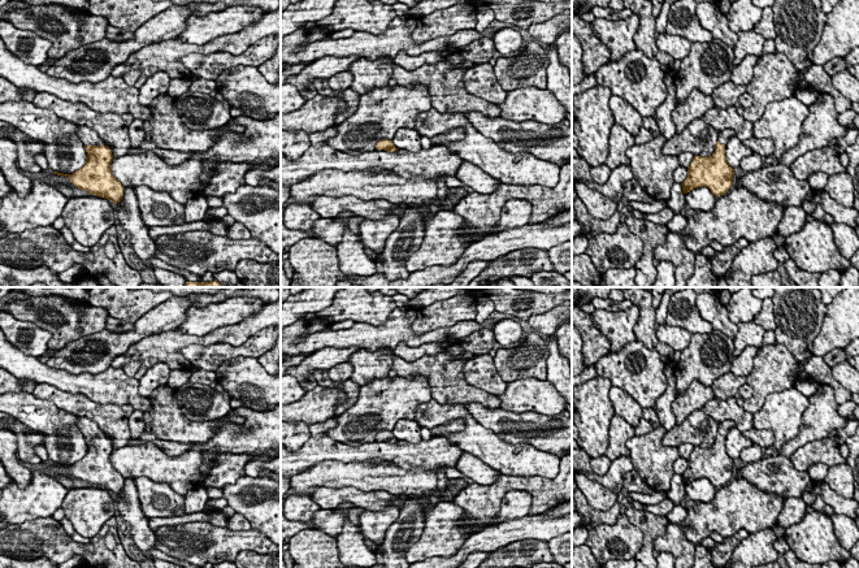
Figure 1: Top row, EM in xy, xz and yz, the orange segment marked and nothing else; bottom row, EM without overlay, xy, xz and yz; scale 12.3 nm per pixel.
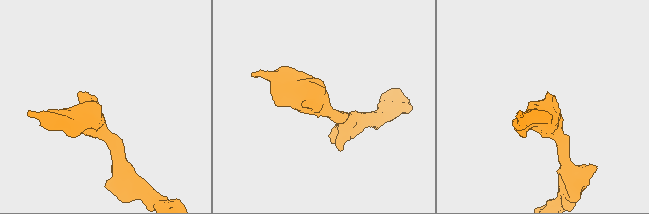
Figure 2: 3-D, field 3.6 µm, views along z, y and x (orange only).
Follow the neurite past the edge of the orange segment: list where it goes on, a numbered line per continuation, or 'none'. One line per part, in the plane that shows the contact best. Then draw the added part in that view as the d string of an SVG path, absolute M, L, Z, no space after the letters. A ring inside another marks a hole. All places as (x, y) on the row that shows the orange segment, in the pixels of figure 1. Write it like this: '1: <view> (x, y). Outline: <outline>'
1: xy (87, 137). Outline: M78 126L77 135L83 146L105 146L99 134L88 127Z

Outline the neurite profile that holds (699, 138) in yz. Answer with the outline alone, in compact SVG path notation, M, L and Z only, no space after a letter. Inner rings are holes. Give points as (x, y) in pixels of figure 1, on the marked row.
M698 118L690 122L681 134L674 134L665 140L661 153L680 156L684 152L690 152L694 156L707 157L712 156L717 142L719 131L704 120Z

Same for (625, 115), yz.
M612 95L608 103L613 113L615 123L622 126L630 135L635 136L642 126L642 116L620 96Z

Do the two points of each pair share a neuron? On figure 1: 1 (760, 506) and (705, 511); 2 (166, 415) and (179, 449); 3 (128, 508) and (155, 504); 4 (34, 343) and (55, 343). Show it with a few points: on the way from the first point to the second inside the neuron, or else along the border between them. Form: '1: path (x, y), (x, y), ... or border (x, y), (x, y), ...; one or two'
1: path (746, 507), (734, 507), (728, 512), (719, 512); one
2: border (148, 432), (159, 438), (192, 443); two
3: border (134, 480), (142, 512), (148, 520); two
4: border (37, 325), (51, 334), (48, 350); two

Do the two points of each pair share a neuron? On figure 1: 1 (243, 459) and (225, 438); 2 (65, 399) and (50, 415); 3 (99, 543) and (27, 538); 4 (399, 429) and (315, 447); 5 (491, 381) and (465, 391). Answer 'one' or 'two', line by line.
1: two
2: two
3: one
4: two
5: two

